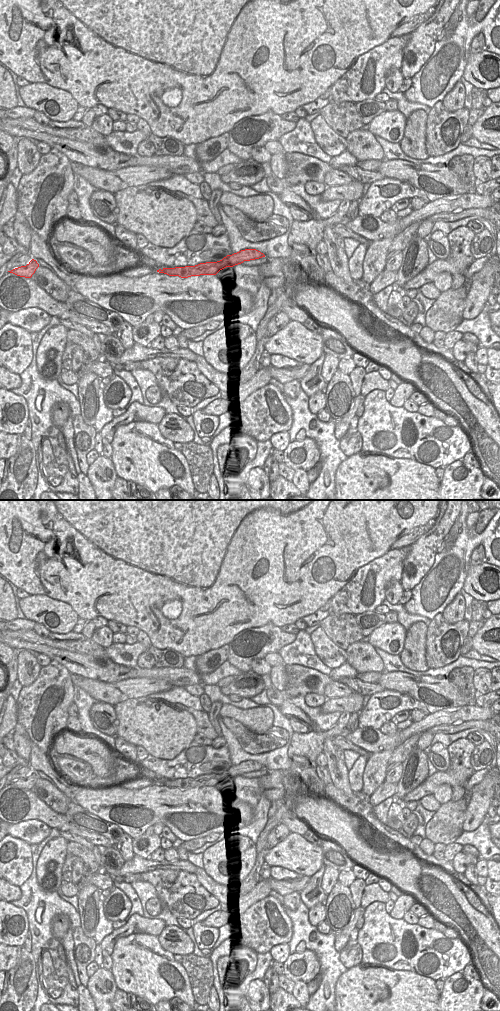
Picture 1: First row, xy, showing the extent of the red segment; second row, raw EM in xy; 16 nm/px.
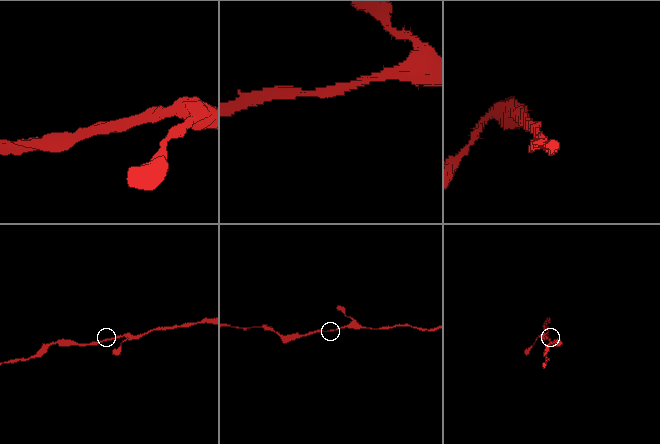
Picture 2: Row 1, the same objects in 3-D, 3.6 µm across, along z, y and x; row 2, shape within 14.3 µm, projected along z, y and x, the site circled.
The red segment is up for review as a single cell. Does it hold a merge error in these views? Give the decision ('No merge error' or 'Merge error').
No merge error

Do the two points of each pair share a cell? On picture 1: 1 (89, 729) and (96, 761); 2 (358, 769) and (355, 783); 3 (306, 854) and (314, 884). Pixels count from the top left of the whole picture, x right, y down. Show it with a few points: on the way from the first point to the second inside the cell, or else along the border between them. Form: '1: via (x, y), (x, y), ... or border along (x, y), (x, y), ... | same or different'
1: border along (89, 735), (97, 737), (109, 749) | different
2: via (356, 772), (355, 780) | same
3: border along (322, 863), (310, 877) | different

